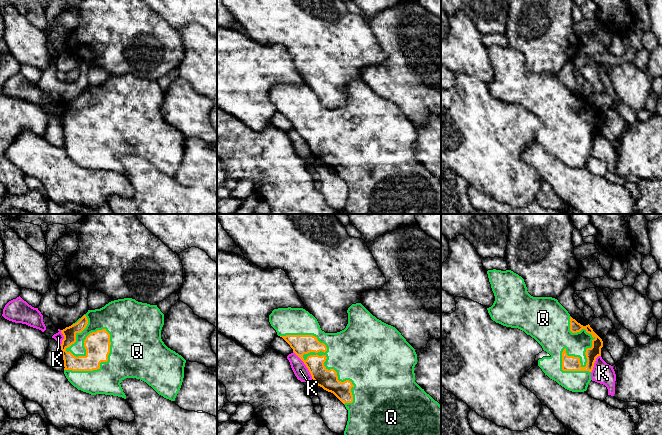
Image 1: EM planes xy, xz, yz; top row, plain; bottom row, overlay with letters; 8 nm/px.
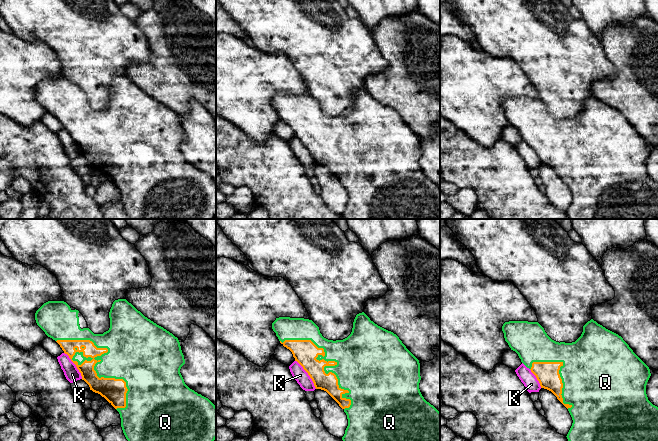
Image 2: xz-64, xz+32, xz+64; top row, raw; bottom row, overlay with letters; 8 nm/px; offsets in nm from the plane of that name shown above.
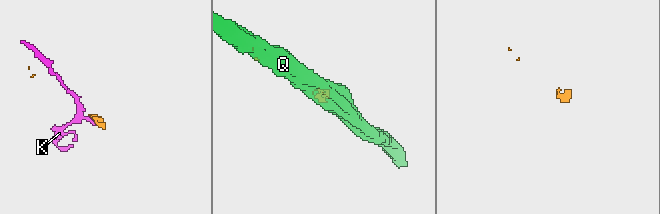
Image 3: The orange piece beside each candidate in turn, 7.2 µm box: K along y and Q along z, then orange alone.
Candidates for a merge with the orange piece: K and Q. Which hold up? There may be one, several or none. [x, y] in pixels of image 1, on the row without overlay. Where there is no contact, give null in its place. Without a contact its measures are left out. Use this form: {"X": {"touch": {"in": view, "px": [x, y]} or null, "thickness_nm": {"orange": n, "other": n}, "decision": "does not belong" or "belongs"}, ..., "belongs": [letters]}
{"K": {"touch": {"in": "xz", "px": [305, 140]}, "thickness_nm": {"orange": 160, "other": 120}, "decision": "does not belong"}, "Q": {"touch": {"in": "xy", "px": [96, 107]}, "thickness_nm": {"orange": 200, "other": 340}, "decision": "belongs"}, "belongs": ["Q"]}

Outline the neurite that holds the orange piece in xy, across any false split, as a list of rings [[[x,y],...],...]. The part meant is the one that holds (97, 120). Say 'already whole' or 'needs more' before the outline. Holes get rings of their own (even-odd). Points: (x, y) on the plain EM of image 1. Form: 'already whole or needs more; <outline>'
needs more; [[[132,74],[114,76],[100,85],[88,86],[71,102],[61,106],[64,112],[61,126],[66,154],[78,166],[91,171],[105,170],[124,175],[126,171],[121,163],[121,157],[136,154],[146,158],[164,174],[175,177],[183,158],[186,136],[162,117],[163,101],[164,90],[157,81],[138,78]]]

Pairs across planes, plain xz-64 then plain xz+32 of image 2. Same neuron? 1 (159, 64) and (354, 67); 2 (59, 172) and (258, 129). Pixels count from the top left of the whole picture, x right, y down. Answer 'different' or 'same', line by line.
1: different
2: different

